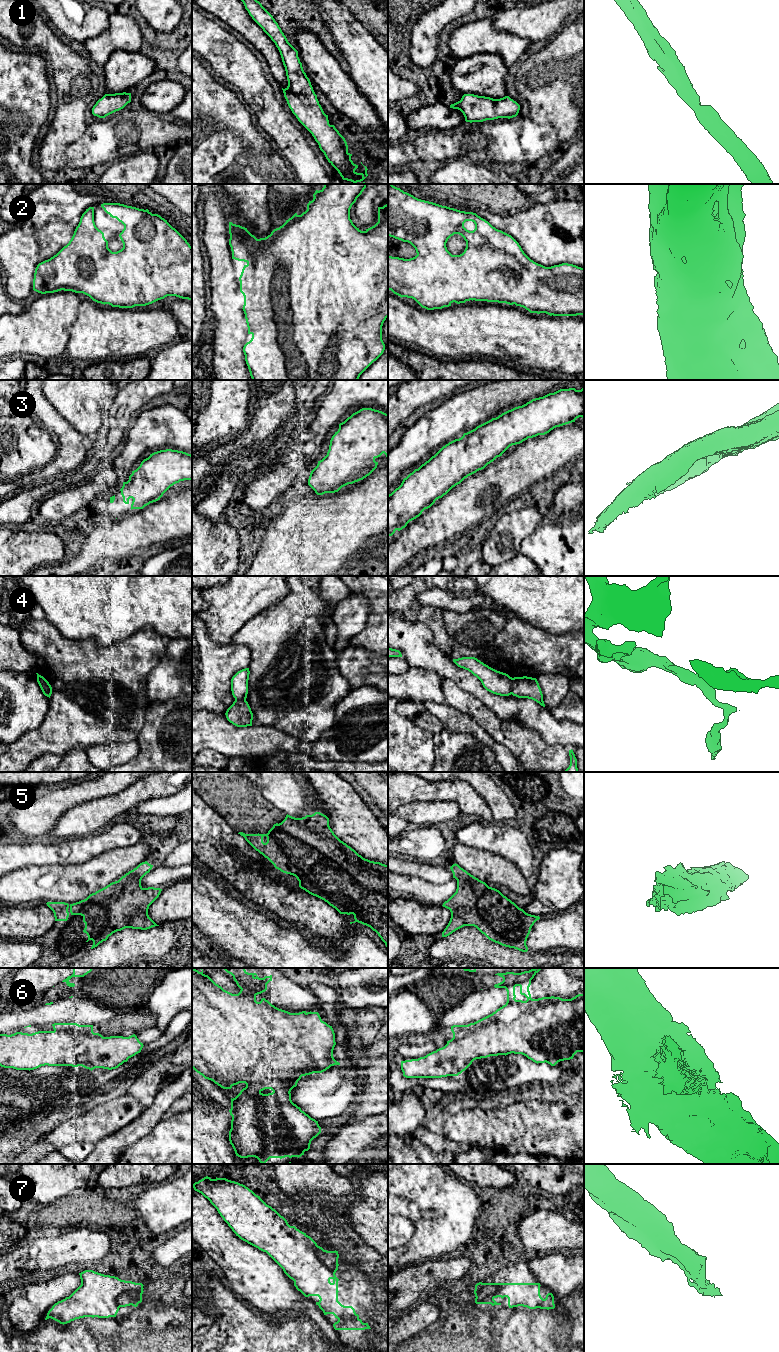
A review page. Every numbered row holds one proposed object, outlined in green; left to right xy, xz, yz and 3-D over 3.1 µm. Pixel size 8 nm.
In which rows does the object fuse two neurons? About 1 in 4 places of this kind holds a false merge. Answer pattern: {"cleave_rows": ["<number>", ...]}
{"cleave_rows": ["4", "7"]}

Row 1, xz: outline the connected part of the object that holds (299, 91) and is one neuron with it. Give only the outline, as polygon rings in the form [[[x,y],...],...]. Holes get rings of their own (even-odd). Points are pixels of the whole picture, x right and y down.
[[[241,0],[245,6],[245,9],[248,11],[249,15],[252,17],[252,19],[263,29],[263,31],[271,38],[271,40],[275,43],[276,47],[278,48],[281,58],[282,58],[282,62],[283,65],[285,67],[285,71],[286,71],[286,76],[287,76],[287,80],[288,80],[288,86],[283,89],[283,93],[284,93],[284,97],[287,101],[287,104],[289,106],[289,108],[291,109],[292,113],[296,116],[296,118],[298,119],[298,121],[312,134],[312,136],[314,137],[315,141],[318,143],[320,150],[324,153],[326,159],[328,160],[328,162],[338,171],[338,173],[340,174],[340,176],[342,177],[343,180],[347,180],[347,181],[351,181],[353,183],[357,183],[357,182],[361,182],[363,181],[367,176],[367,167],[364,166],[361,162],[361,164],[365,167],[365,173],[357,173],[355,170],[358,168],[358,165],[354,164],[353,161],[351,160],[351,156],[352,154],[350,154],[348,152],[348,145],[347,142],[345,140],[345,138],[339,133],[339,131],[335,128],[334,125],[330,125],[329,124],[329,120],[328,120],[328,115],[326,115],[321,107],[321,105],[319,104],[319,101],[317,99],[317,95],[315,94],[313,87],[311,85],[311,82],[309,80],[309,78],[307,77],[306,73],[303,70],[302,67],[302,63],[300,62],[300,59],[298,57],[298,51],[288,42],[286,36],[284,35],[284,33],[282,32],[281,28],[279,27],[278,23],[275,21],[275,19],[273,18],[273,16],[262,6],[262,4],[257,1],[257,0]]]

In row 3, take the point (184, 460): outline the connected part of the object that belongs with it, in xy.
[[[166,449],[150,454],[140,466],[132,471],[127,482],[120,489],[123,502],[129,504],[132,498],[132,509],[143,509],[150,503],[160,500],[163,494],[174,484],[184,480],[192,480],[192,455],[183,451]]]

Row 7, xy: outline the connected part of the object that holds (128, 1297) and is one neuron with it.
[[[137,1291],[125,1292],[119,1296],[119,1298],[117,1299],[117,1303],[120,1305],[126,1305],[128,1303],[132,1303],[139,1297],[142,1298],[142,1294],[139,1294]]]

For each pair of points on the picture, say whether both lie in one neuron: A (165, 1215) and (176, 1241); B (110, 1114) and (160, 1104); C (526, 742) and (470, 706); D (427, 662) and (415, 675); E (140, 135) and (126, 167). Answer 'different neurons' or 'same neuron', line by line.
A: different neurons
B: different neurons
C: same neuron
D: different neurons
E: different neurons

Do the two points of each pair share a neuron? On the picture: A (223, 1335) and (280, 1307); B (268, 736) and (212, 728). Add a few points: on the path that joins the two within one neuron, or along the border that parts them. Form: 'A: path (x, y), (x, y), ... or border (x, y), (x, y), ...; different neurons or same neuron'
A: border (262, 1312), (274, 1317); different neurons
B: path (254, 736), (234, 736), (226, 733); same neuron

